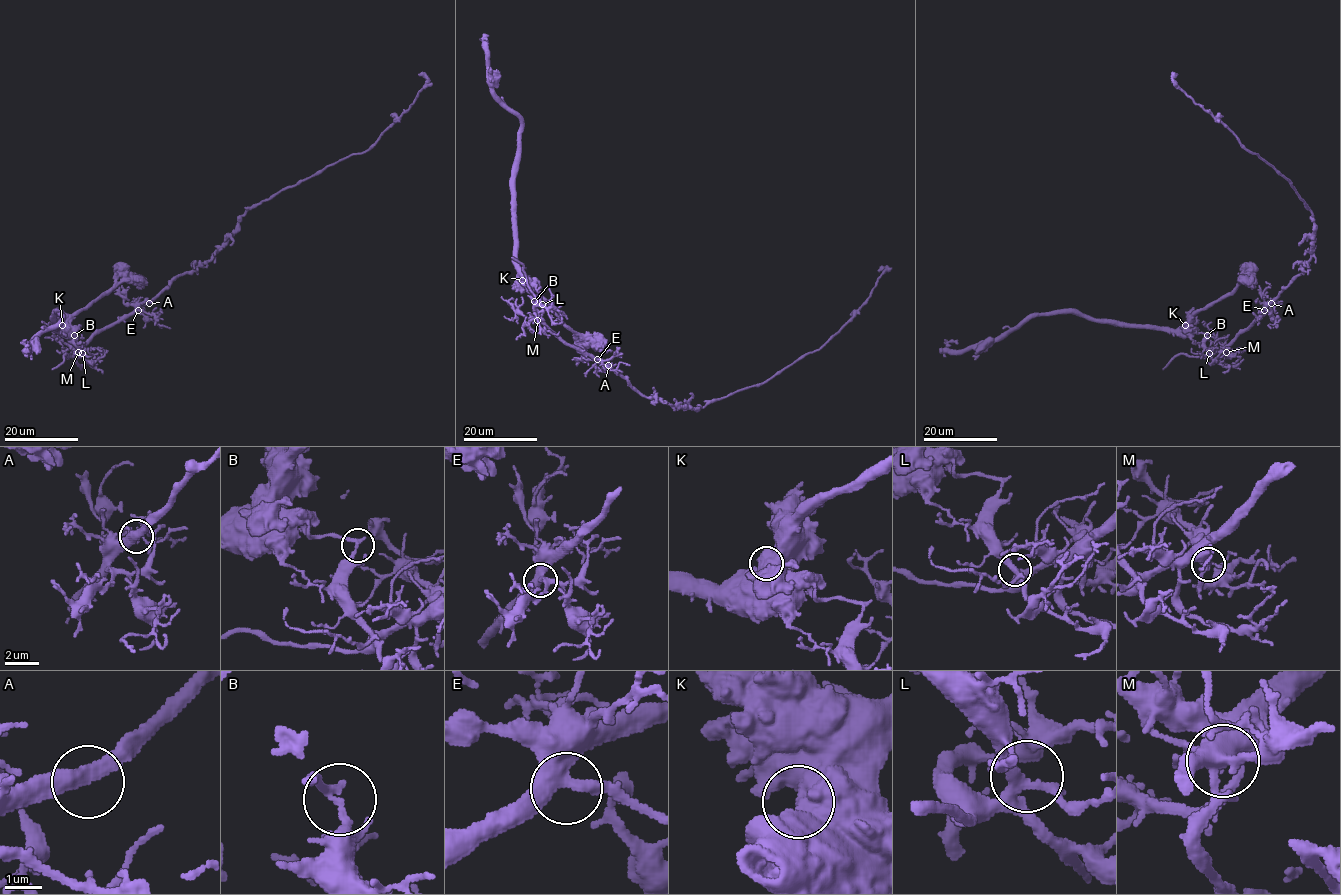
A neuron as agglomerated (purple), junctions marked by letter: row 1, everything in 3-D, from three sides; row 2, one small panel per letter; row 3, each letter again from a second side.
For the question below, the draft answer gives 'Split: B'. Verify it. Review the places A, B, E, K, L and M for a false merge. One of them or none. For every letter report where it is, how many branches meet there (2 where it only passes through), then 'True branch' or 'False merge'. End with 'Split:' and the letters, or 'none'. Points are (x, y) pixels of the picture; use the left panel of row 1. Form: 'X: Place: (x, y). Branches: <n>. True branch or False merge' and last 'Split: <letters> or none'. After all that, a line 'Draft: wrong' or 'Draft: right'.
A: Place: (149, 303). Branches: 2. True branch
B: Place: (74, 335). Branches: 2. False merge
E: Place: (138, 310). Branches: 3. True branch
K: Place: (62, 325). Branches: 1. True branch
L: Place: (82, 353). Branches: 4. True branch
M: Place: (78, 352). Branches: 2. True branch
Split: B
Draft: right

